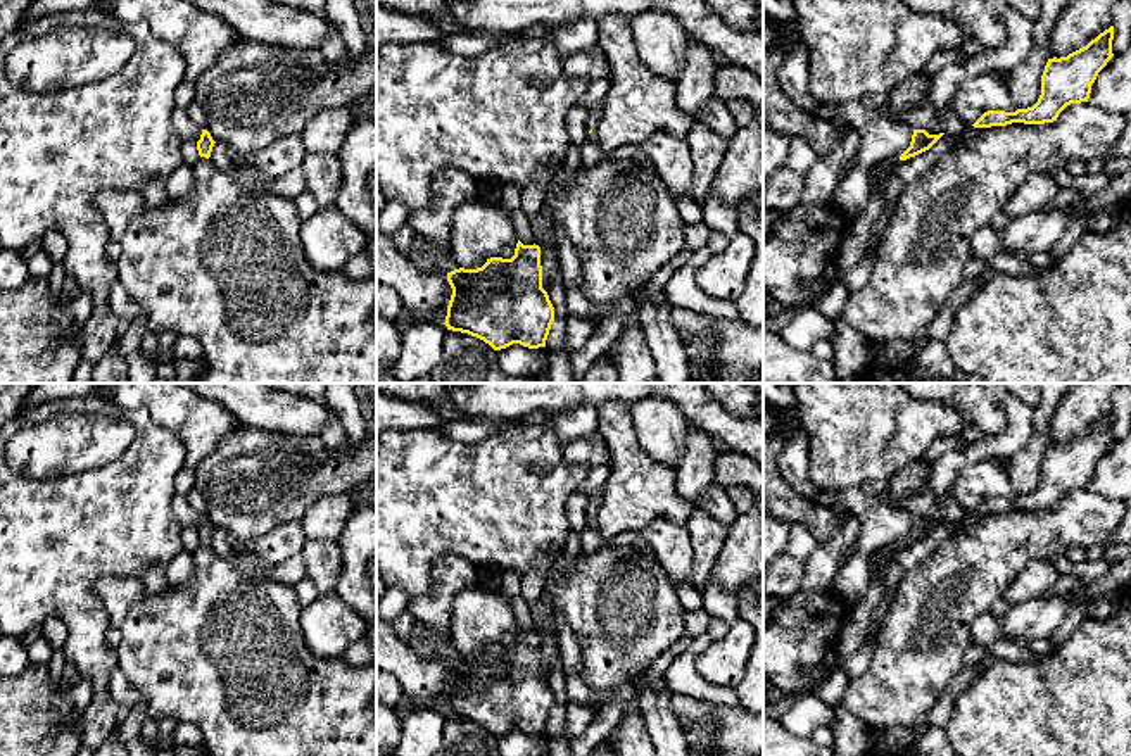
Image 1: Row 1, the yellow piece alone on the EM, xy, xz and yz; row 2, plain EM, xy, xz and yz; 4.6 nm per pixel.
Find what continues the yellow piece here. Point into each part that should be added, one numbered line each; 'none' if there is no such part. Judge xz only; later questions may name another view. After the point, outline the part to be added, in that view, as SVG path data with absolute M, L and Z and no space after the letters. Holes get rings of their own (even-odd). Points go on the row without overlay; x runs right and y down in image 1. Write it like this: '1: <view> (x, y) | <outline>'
none

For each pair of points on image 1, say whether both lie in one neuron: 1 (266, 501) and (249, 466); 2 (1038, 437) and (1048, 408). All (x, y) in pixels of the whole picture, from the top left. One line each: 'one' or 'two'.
1: one
2: one

